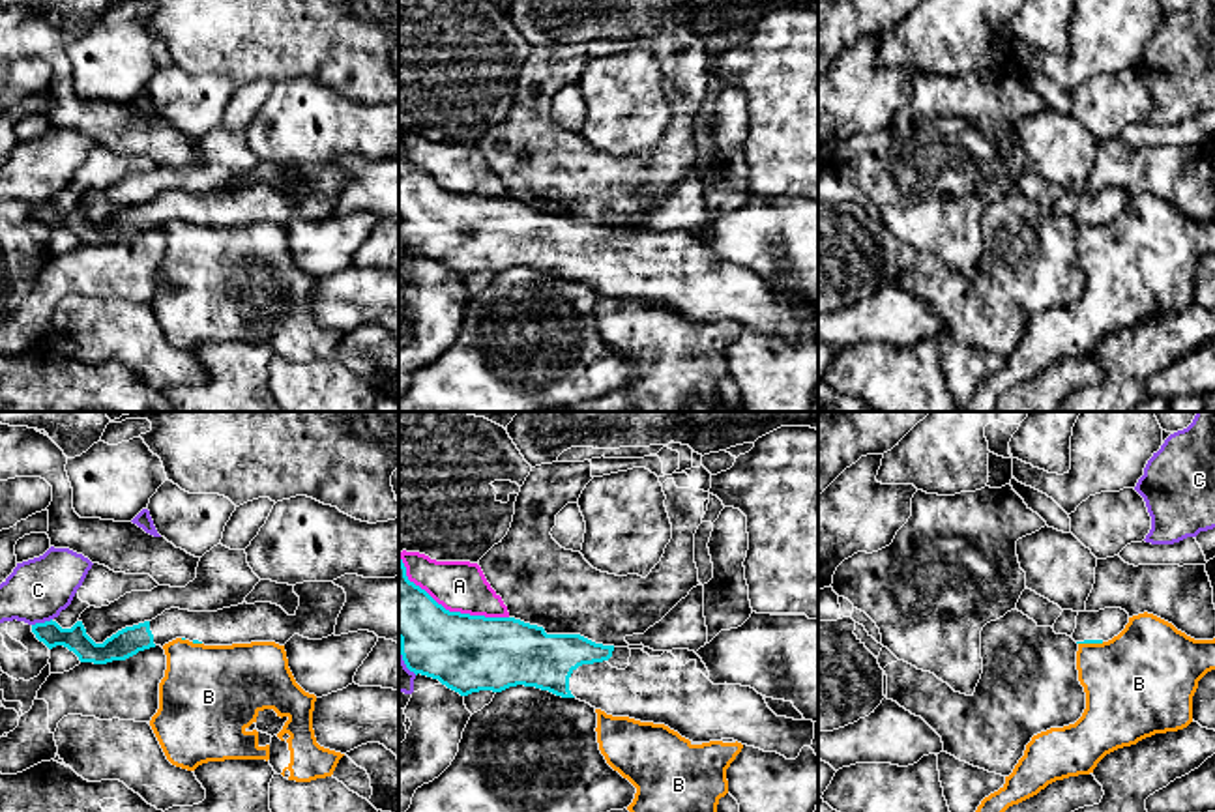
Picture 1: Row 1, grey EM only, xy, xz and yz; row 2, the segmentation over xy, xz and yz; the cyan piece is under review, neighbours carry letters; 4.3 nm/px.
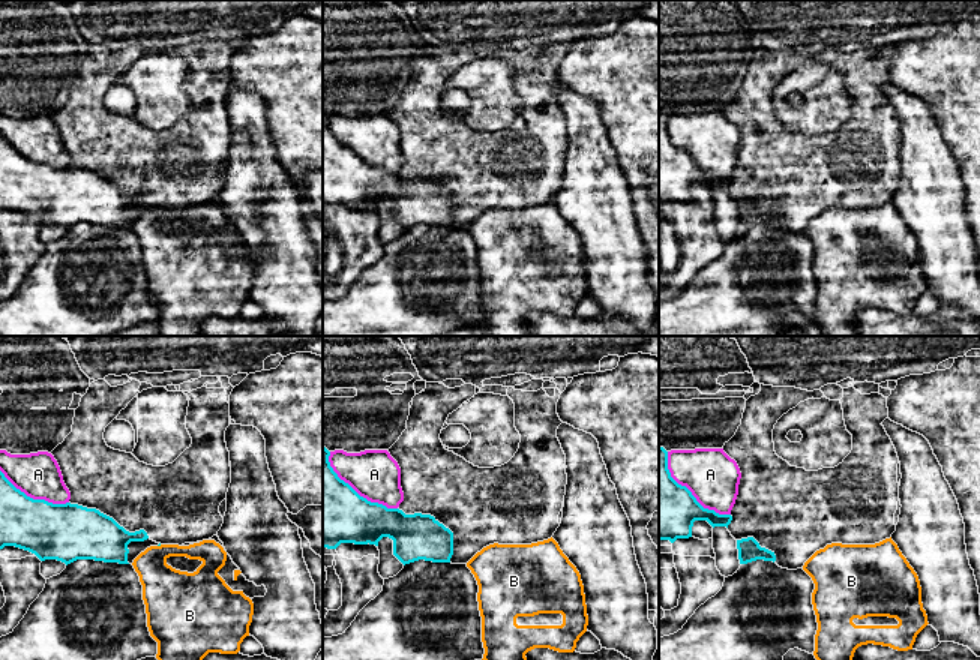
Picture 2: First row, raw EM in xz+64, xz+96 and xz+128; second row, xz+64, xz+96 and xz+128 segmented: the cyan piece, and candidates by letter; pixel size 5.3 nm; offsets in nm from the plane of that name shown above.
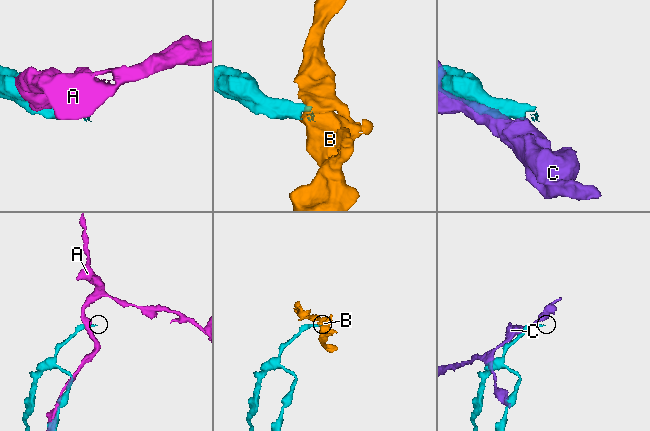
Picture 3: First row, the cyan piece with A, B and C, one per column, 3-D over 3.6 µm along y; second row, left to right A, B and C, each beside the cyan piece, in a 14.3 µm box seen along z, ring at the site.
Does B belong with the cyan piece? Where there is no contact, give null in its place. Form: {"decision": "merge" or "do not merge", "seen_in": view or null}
{"decision": "do not merge", "seen_in": "yz"}

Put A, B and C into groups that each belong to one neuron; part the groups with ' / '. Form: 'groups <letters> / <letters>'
groups A / B / C

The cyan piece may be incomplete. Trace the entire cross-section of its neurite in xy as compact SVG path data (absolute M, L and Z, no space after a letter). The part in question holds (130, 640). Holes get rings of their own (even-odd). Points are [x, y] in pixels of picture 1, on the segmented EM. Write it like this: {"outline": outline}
{"outline": "M303 582L294 586L300 606L288 616L271 602L238 604L217 612L165 610L152 621L125 627L95 644L77 621L62 629L56 621L32 625L32 632L49 649L64 645L81 662L107 664L125 660L139 651L165 645L176 638L204 645L232 645L251 642L275 642L285 645L294 634L322 640L335 632L337 617L346 602L346 593L333 582Z"}

